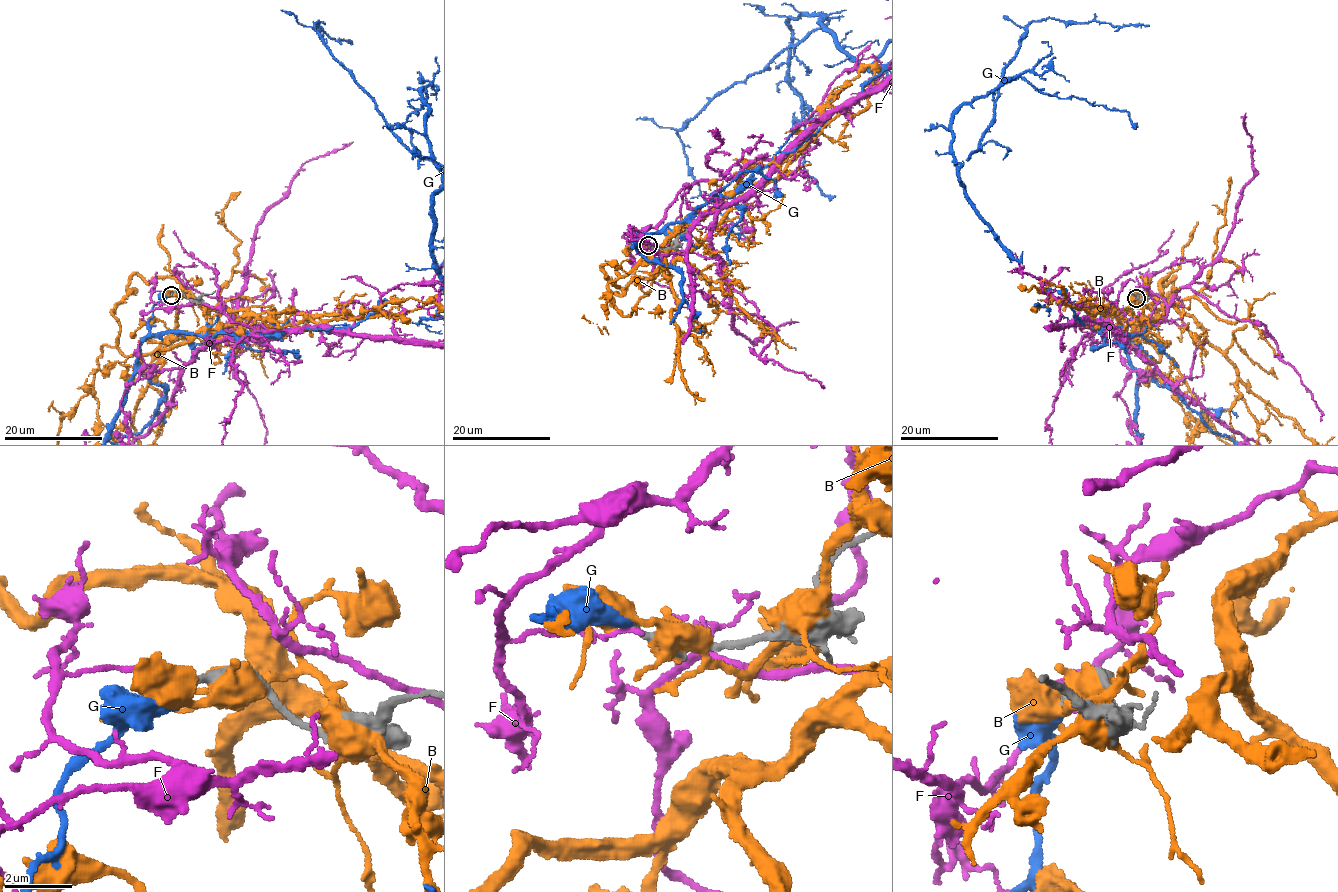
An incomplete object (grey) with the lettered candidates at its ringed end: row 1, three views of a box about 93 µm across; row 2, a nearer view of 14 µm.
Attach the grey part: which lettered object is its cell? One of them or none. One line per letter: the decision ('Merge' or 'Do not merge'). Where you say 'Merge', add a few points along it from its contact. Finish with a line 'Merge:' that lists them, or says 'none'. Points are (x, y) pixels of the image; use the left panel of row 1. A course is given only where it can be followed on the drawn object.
B: Do not merge
F: Do not merge
G: Merge
Merge: G

